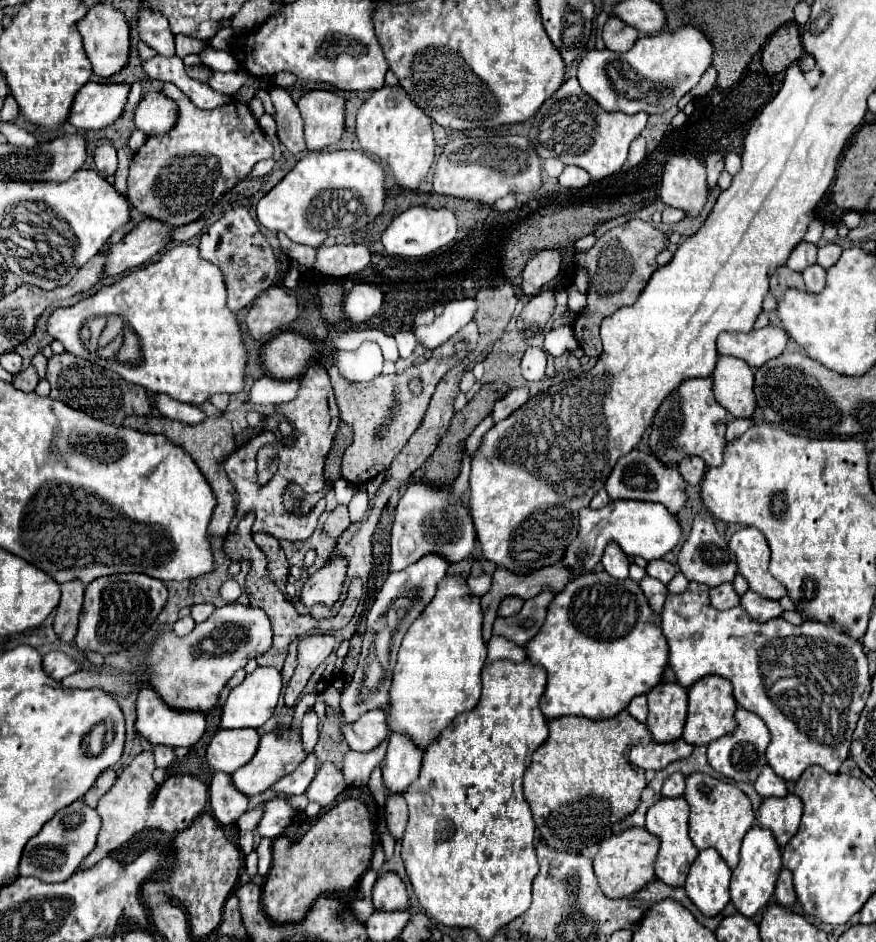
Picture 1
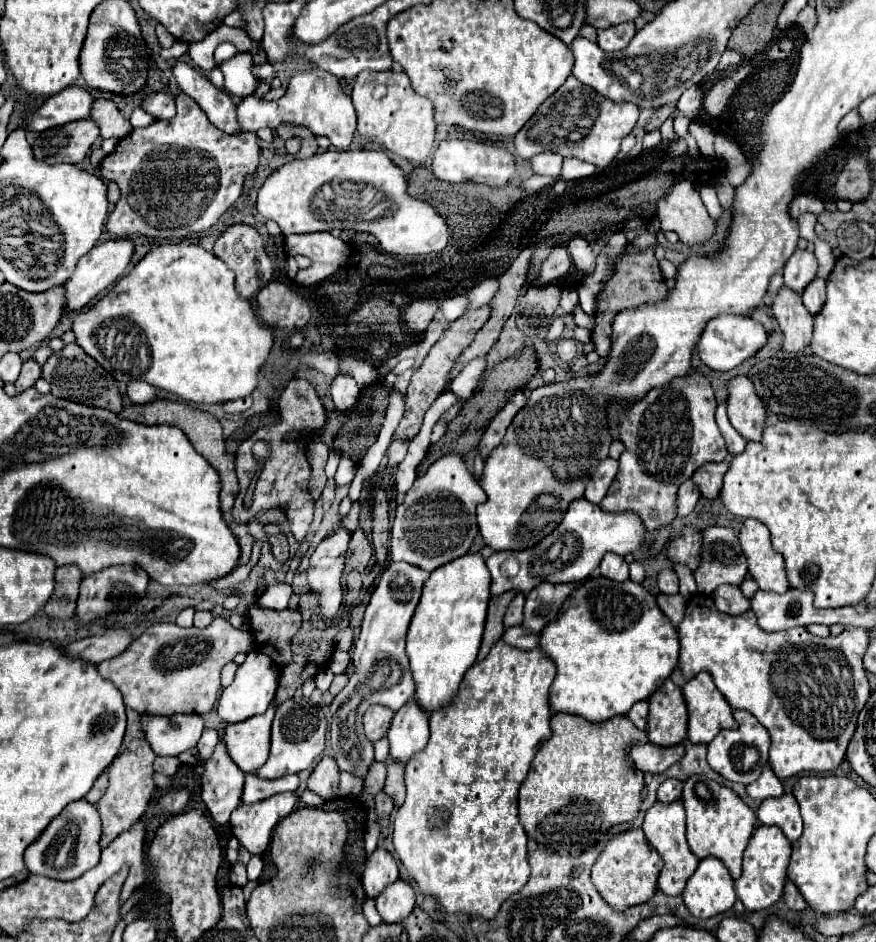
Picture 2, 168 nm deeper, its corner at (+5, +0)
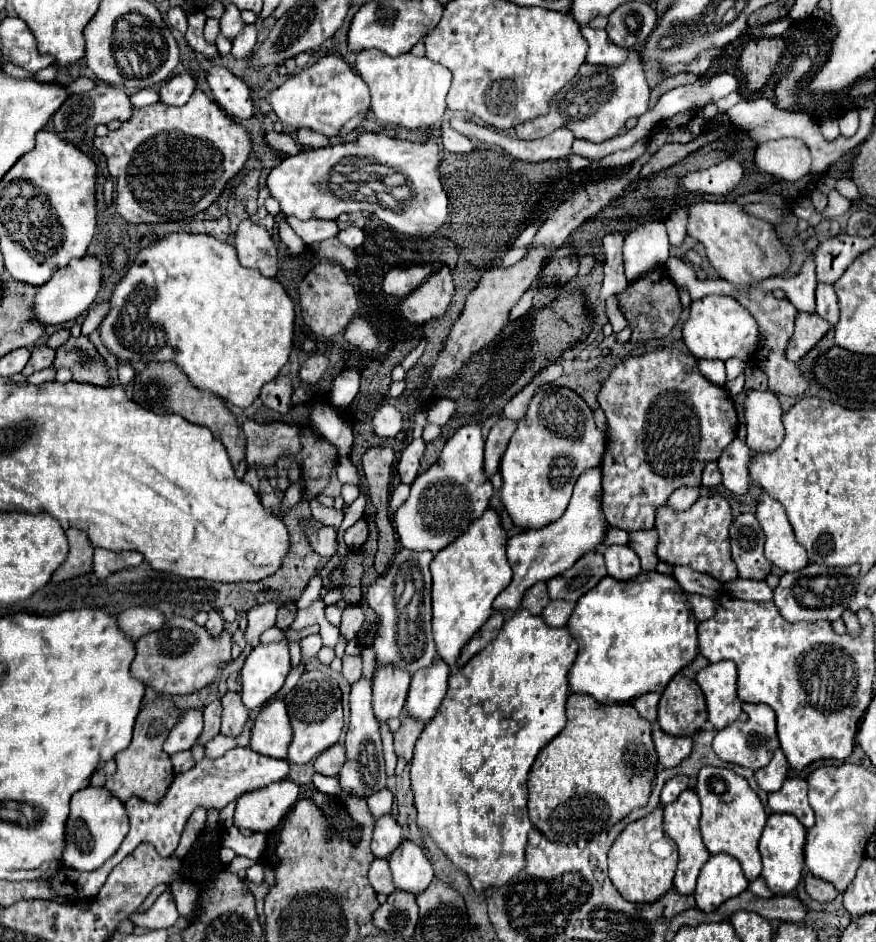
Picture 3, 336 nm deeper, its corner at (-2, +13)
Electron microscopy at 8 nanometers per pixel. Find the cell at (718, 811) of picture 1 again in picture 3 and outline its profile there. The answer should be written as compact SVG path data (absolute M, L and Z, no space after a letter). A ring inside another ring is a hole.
M703 767L699 771L695 791L703 807L701 835L703 835L703 843L709 849L709 853L711 855L717 855L717 853L733 855L741 863L747 879L755 881L763 869L757 841L767 821L767 813L765 813L761 799L757 797L757 793L749 787L749 783L743 777L739 777L737 773L729 769L719 769L719 767Z

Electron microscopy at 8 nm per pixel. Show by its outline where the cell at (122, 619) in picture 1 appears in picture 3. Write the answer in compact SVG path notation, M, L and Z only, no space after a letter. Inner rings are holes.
M95 549L95 563L93 563L93 571L99 579L109 577L111 573L125 569L125 567L135 567L143 561L141 553L131 553L131 551L107 551L107 549Z

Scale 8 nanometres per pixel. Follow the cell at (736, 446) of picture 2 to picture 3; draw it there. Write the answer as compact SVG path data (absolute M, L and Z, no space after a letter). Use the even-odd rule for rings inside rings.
M733 357L733 359L725 361L725 367L727 367L727 381L731 381L731 379L735 379L737 375L741 375L745 371L745 361Z

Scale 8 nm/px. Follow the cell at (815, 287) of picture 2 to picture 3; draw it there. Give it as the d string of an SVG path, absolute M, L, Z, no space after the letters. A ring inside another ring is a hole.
M827 283L817 285L817 315L823 317L831 327L837 325L839 307L837 307L837 297L835 297L833 285L827 285Z

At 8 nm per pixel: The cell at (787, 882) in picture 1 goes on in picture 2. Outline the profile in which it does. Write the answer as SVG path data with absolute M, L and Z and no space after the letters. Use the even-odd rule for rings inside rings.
M788 880L786 886L784 886L782 900L784 900L784 904L786 904L790 910L806 910L806 902L804 902L804 898L800 896L800 892L796 890L796 886L794 886L790 880Z

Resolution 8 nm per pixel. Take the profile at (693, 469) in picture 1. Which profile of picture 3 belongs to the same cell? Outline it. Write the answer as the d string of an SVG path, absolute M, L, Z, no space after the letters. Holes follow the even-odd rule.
M735 439L727 449L723 449L719 457L719 469L723 475L723 485L737 495L749 491L749 465L751 465L751 449L741 439Z

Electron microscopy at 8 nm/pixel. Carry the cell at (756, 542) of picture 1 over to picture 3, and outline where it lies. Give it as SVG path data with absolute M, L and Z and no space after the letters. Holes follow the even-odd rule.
M763 493L757 503L757 519L767 535L765 555L775 567L783 571L799 571L809 563L807 553L803 545L797 543L785 509L777 499Z

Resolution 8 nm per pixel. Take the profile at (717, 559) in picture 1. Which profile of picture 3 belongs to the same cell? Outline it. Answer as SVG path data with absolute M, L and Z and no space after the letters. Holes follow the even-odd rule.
M743 513L731 525L731 553L743 579L765 579L773 565L763 555L765 533L755 515Z

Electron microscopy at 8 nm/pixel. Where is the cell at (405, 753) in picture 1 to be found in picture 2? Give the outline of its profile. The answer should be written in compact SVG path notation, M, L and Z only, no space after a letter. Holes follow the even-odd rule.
M414 700L406 702L392 718L388 728L388 742L390 742L390 760L408 764L416 752L420 752L428 742L428 718L416 710Z

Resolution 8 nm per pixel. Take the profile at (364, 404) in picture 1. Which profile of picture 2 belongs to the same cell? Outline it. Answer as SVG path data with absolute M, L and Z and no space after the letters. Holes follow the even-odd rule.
M482 306L482 308L474 310L474 312L468 312L462 318L454 320L452 326L442 334L442 338L432 346L432 350L424 358L424 364L412 374L412 380L410 380L410 386L408 386L408 396L406 396L406 414L404 414L402 422L398 424L398 432L394 434L392 440L412 440L420 432L420 426L422 426L426 410L440 396L440 392L446 388L448 372L450 372L454 360L472 342L472 338L476 336L476 332L482 328L482 324L488 318L490 318L490 306Z

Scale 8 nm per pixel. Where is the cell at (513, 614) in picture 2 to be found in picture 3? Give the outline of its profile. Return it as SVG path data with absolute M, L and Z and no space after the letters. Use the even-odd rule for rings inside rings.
M539 581L537 585L533 585L525 597L523 597L523 609L529 609L533 615L541 615L541 611L547 607L549 603L549 593L547 593L547 583Z

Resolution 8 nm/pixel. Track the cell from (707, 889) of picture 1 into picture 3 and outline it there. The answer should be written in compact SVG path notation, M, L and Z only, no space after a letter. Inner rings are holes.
M711 855L705 869L701 871L697 879L697 909L703 913L715 911L721 903L727 899L743 893L749 887L747 877L743 875L743 869L739 861L735 861L731 855Z

